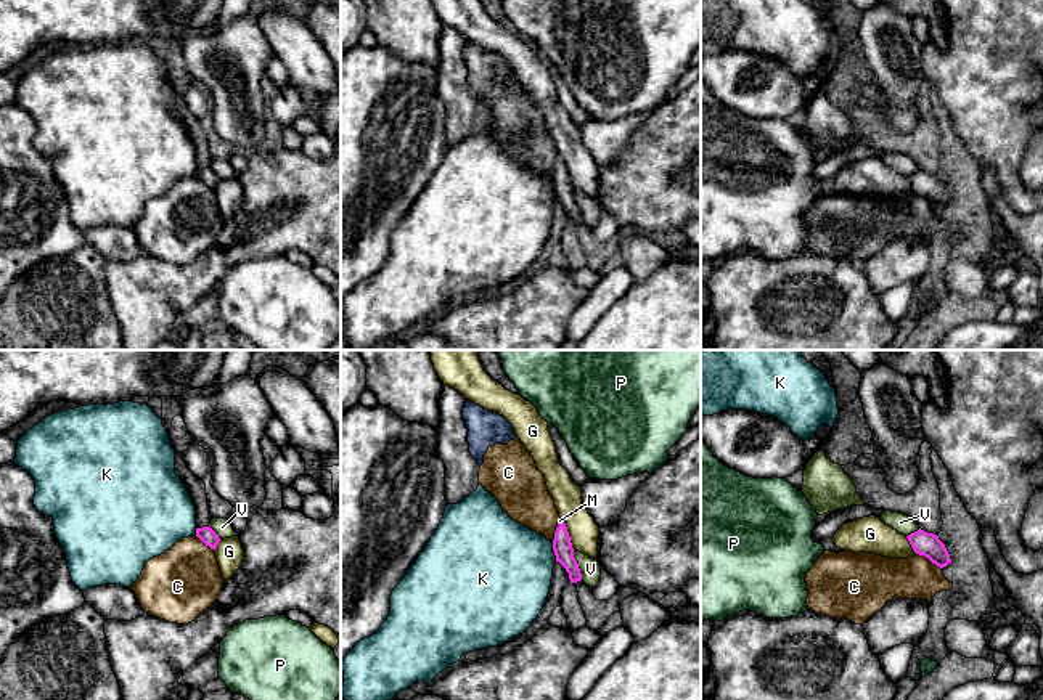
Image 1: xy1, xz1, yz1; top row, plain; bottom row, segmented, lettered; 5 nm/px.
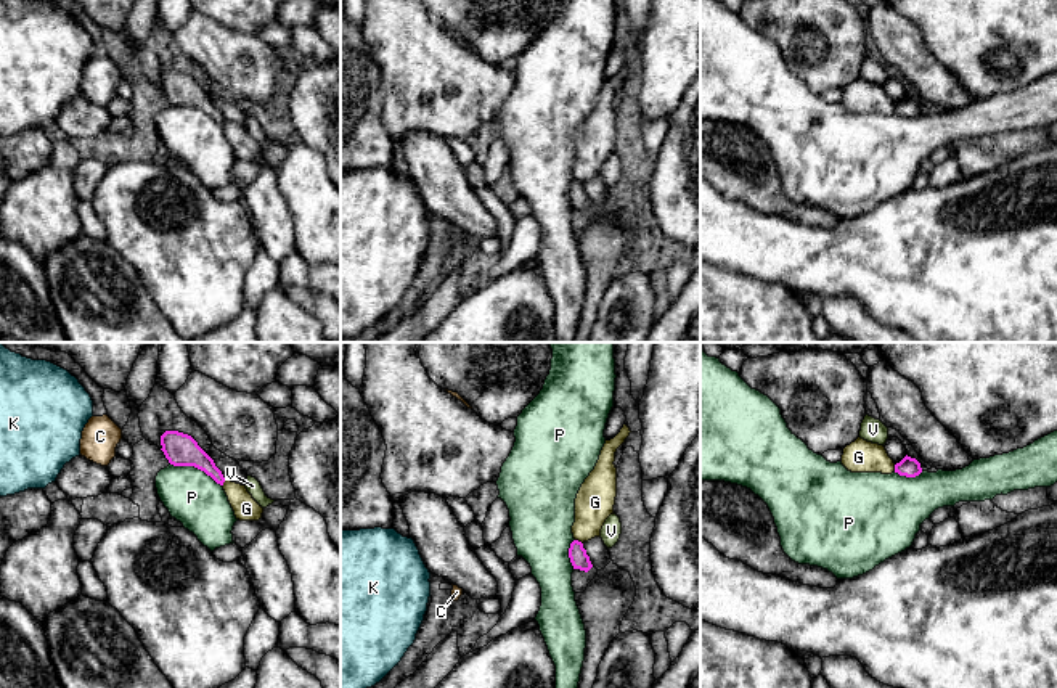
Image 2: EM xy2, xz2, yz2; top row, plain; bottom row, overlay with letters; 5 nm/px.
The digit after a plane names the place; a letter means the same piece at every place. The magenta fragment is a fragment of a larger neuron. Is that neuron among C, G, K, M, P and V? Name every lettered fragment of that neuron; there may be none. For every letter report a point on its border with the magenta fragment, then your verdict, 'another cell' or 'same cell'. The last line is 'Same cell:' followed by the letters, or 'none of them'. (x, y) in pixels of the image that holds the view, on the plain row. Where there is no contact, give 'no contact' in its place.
C: yz1 (929, 199) | another cell
G: xz1 (568, 174) | another cell
K: xz1 (555, 193) | another cell
M: xz1 (558, 166) | same cell
P: xy2 (196, 106) | another cell
V: xz1 (577, 204) | another cell
Same cell: M

